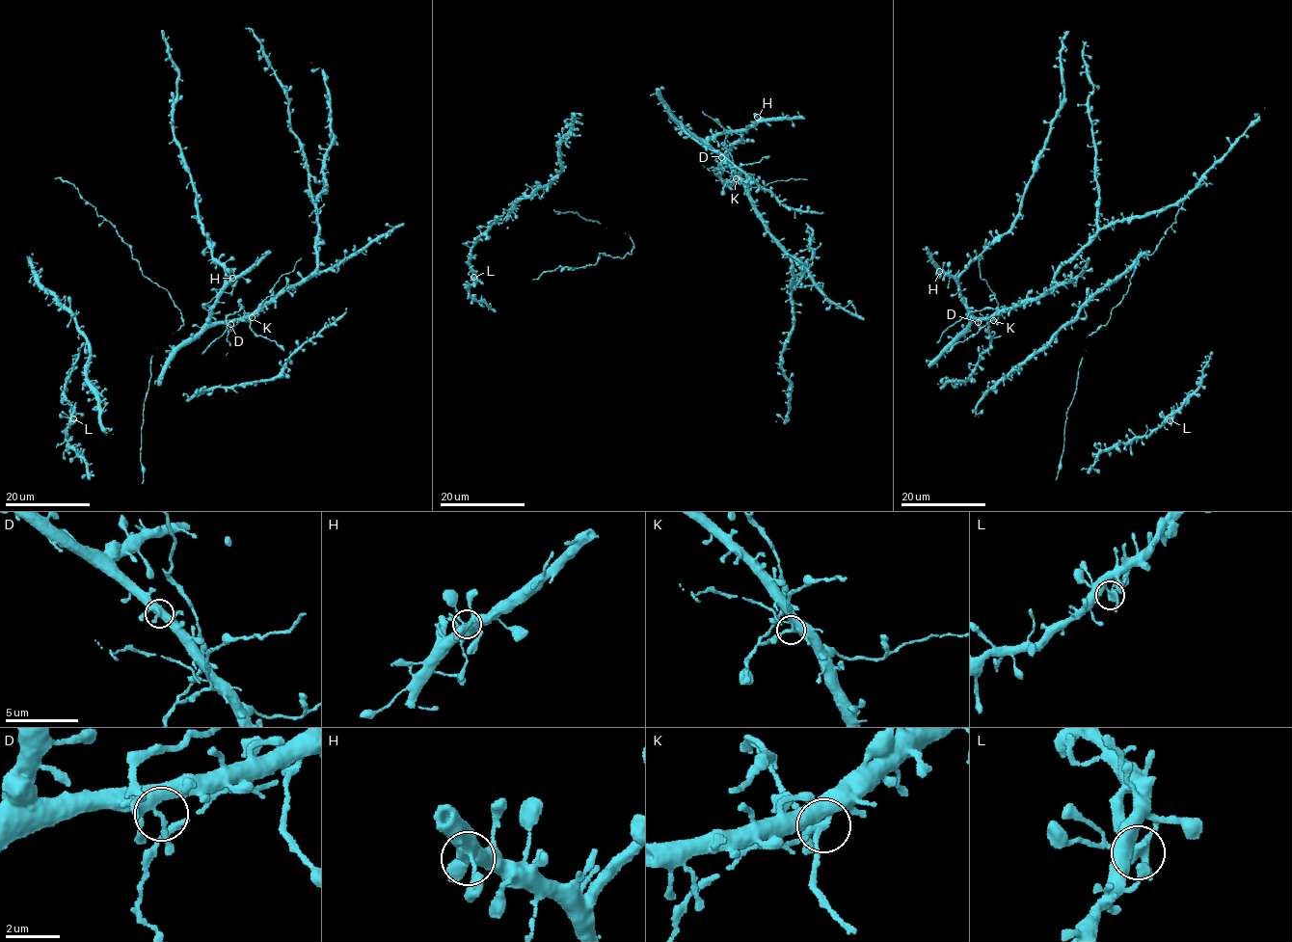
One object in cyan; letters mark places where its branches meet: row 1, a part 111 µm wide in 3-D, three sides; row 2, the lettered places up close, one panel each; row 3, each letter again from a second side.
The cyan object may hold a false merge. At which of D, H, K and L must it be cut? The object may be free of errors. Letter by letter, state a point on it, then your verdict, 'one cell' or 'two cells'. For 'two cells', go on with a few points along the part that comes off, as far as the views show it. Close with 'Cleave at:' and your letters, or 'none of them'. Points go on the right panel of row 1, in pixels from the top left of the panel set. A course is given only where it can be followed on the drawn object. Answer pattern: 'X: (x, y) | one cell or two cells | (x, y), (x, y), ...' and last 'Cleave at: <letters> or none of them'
D: (978, 322) | one cell
H: (939, 271) | one cell
K: (993, 320) | two cells | (993, 320), (998, 318), (1003, 308), (971, 310), (948, 327), (936, 343)
L: (1170, 420) | one cell
Cleave at: K

